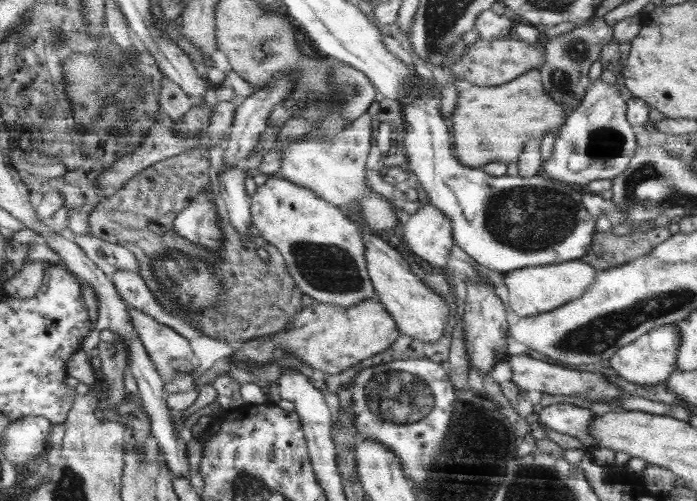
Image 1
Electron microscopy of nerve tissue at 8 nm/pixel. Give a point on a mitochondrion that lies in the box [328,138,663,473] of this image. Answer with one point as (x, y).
(529, 219)

